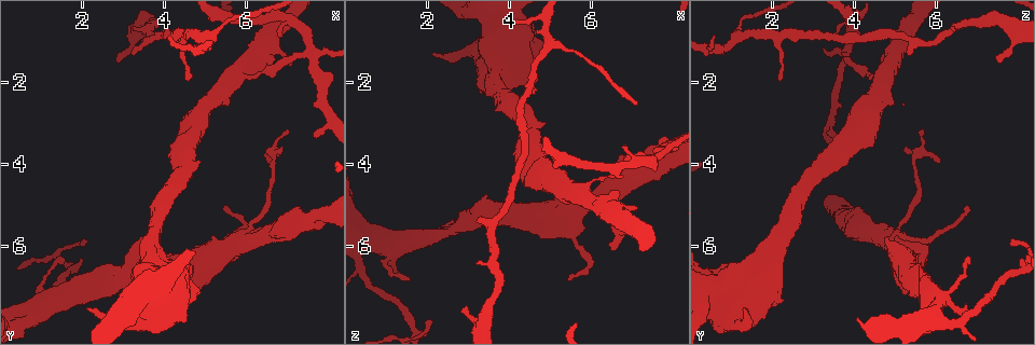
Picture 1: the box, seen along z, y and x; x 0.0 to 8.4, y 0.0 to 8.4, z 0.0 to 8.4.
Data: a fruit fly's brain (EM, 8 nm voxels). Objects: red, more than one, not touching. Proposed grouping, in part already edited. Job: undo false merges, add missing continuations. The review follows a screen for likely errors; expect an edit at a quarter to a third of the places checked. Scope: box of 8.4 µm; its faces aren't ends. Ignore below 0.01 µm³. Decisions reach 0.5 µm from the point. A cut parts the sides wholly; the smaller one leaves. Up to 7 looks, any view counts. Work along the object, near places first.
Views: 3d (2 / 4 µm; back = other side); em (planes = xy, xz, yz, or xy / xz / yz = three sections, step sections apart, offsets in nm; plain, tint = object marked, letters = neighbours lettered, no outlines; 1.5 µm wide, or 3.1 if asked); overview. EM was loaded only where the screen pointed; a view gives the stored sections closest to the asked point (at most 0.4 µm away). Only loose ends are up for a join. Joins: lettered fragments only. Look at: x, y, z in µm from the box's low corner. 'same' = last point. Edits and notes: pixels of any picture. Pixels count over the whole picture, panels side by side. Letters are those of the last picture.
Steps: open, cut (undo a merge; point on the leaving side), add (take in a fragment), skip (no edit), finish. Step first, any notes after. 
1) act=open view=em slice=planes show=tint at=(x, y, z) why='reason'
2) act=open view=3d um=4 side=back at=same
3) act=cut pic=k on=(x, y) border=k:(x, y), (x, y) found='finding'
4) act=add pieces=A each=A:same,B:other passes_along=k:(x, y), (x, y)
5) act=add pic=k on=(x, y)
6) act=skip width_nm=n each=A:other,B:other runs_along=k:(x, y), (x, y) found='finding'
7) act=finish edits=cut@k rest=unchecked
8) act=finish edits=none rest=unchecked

act=open view=3d um=2 at=(5.45, 4.95, 6.80) why='thin end'

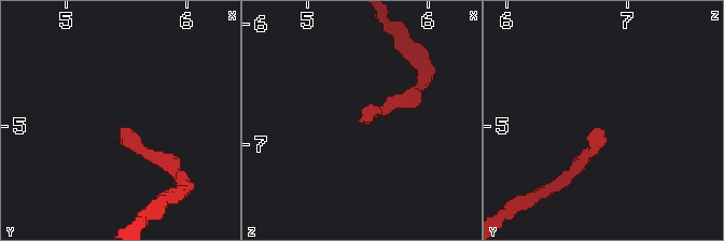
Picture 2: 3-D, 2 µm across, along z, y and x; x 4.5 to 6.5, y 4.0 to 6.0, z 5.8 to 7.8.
act=open view=em slice=xy step=4 show=letters at=(5.48, 5.00, 6.80) why='shape alone is not enough'

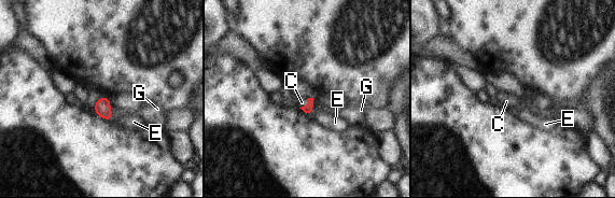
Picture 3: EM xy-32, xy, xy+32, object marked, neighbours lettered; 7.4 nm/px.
act=open view=em slice=planes show=letters at=same why='cut it another way'

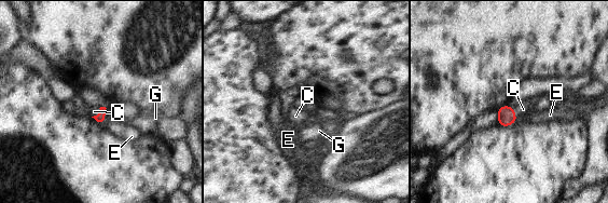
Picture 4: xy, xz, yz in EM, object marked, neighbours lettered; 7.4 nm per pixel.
act=add pieces=C each=C:same,E:other,G:other passes_along=4:(99, 118), (98, 113), (94, 111) found='it goes on there'

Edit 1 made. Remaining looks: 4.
act=open view=overview why='redraw'

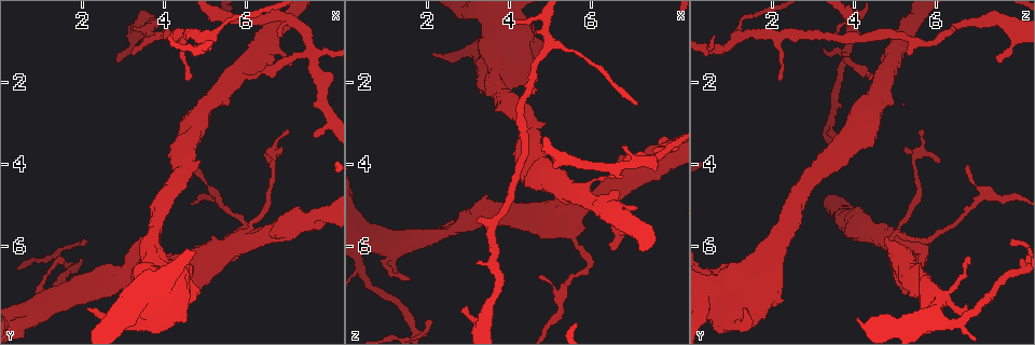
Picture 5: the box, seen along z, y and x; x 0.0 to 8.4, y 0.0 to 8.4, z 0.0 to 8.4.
act=open view=3d um=4 at=(4.55, 1.95, 2.25) why='an open end'

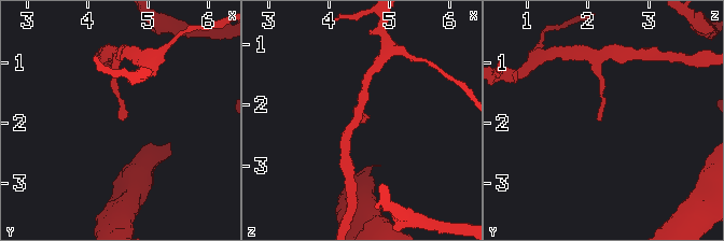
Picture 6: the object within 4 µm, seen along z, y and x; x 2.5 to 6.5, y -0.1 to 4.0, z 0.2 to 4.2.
act=open view=em slice=yz step=8 show=plain at=(4.55, 1.95, 2.20)

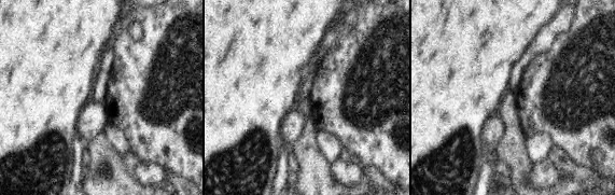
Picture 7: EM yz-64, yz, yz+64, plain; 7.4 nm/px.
act=open view=em slice=yz step=8 show=letters at=same why='see the neighbours'

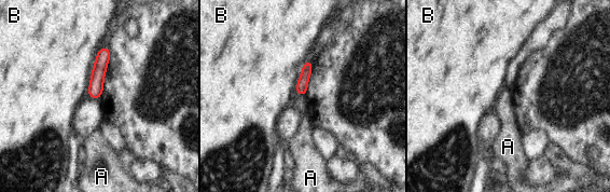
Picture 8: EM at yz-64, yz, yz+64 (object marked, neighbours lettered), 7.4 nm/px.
act=skip each=A:other,B:other runs_along=8:(106, 50), (97, 76), (96, 96) found='none of them fits'

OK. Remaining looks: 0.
act=finish edits=add@4 rest=unchecked

